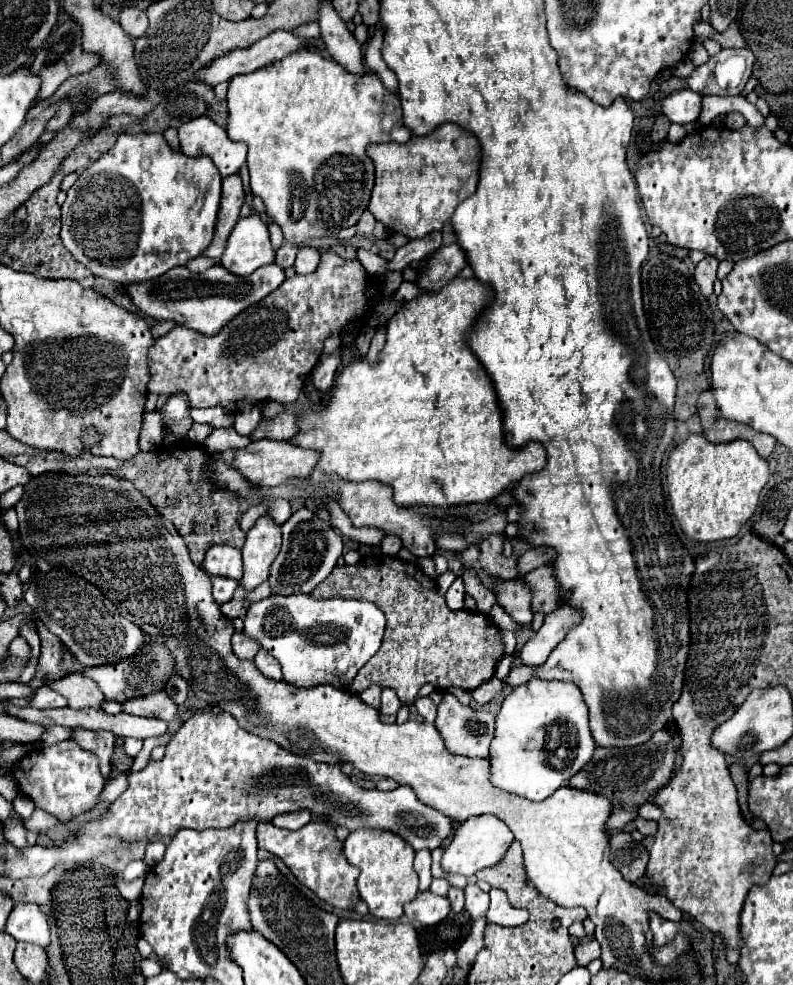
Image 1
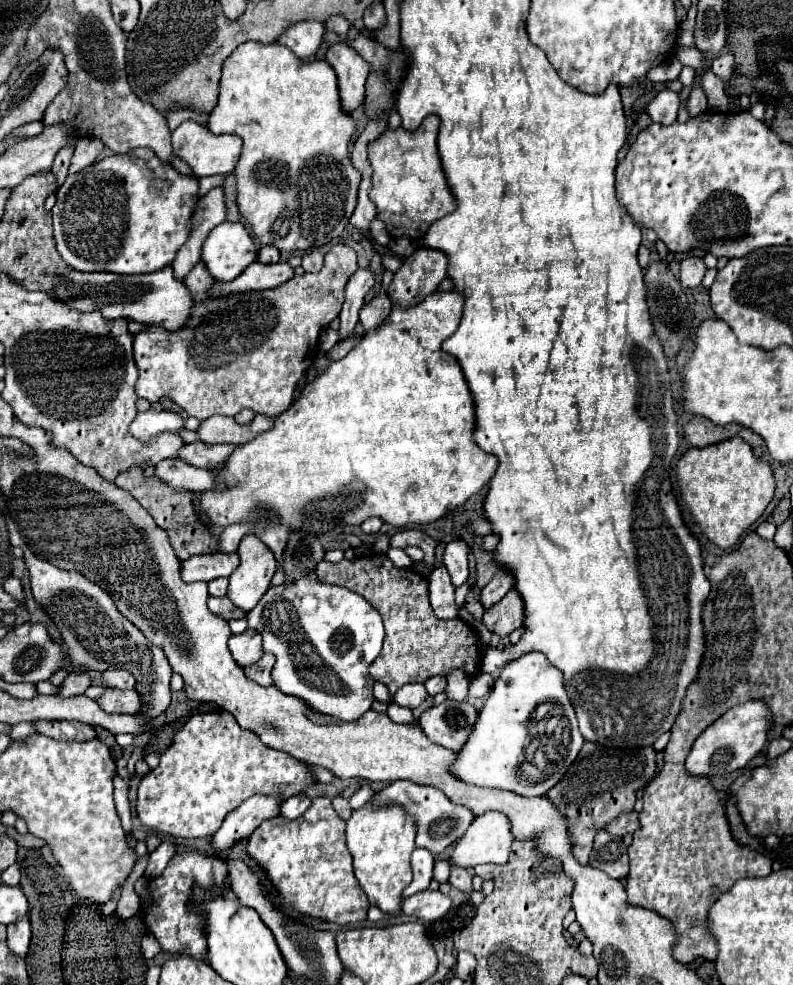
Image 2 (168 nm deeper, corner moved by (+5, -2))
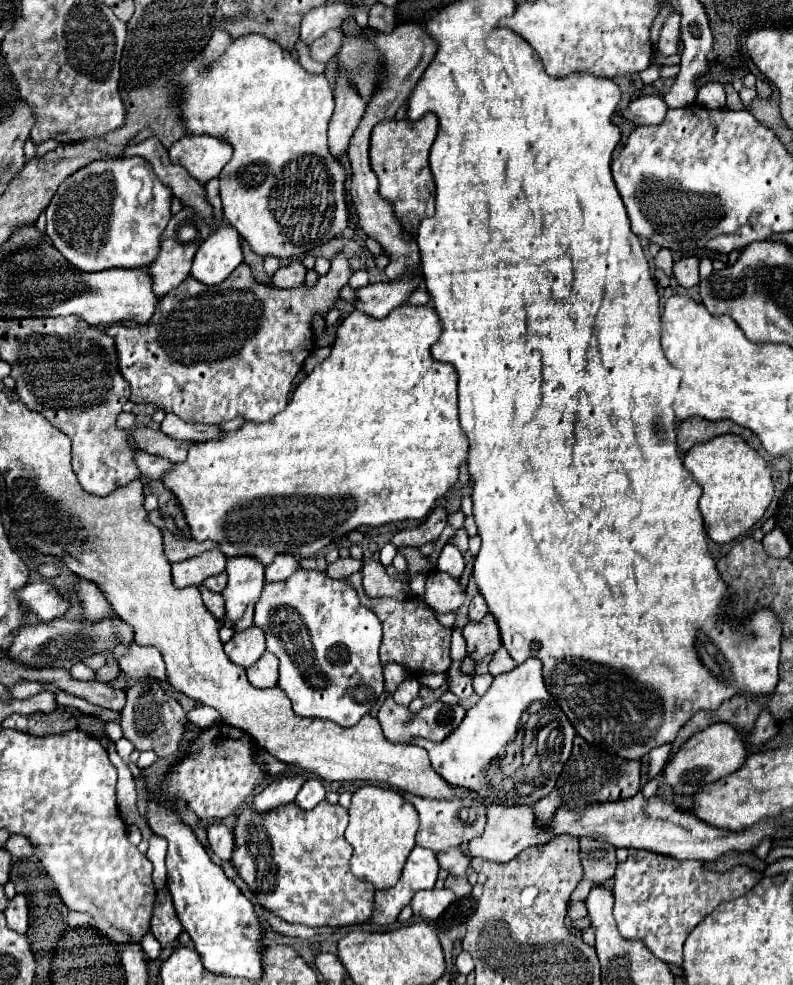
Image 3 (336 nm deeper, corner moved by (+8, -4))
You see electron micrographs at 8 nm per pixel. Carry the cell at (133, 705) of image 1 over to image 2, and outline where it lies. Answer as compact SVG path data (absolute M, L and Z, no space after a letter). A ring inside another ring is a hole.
M107 688L97 702L105 712L113 714L139 714L141 708L141 696L135 690Z

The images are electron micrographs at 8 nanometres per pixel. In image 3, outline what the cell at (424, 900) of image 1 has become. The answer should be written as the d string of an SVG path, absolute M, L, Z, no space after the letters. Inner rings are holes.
M422 890L416 892L410 906L414 910L414 916L422 918L422 920L436 920L454 900L454 892L452 890Z

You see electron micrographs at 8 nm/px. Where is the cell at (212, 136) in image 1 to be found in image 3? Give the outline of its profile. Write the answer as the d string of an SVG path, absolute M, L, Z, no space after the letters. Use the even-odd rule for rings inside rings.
M194 134L182 136L182 140L174 142L168 152L170 160L186 168L190 176L196 178L200 184L206 184L208 180L216 178L224 164L232 158L232 146L228 142L222 142L214 136Z

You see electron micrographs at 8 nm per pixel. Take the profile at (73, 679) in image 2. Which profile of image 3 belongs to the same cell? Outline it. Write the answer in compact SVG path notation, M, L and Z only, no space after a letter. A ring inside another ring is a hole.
M108 662L106 666L102 666L98 672L96 672L96 680L100 682L108 682L108 680L114 680L120 676L120 668L118 668L118 662Z

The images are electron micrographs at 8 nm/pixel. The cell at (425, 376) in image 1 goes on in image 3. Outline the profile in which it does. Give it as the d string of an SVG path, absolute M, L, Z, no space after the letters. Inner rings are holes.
M408 306L396 308L386 318L372 318L364 312L354 310L344 318L344 322L336 330L336 340L332 344L330 356L318 364L294 390L292 400L288 406L270 418L268 422L246 422L236 432L226 432L220 440L208 440L208 442L194 442L190 444L188 458L184 464L174 464L166 476L162 476L162 484L176 496L188 528L190 536L196 542L204 540L216 540L218 548L226 558L236 556L252 556L264 566L268 566L274 556L278 554L292 554L294 558L310 558L318 550L322 550L332 540L356 530L358 526L382 526L388 522L400 522L400 520L422 520L426 518L438 504L438 498L448 494L454 484L458 482L458 466L466 462L468 456L468 438L466 432L460 428L458 420L458 376L454 366L436 362L430 354L430 346L440 338L442 324L434 312L434 308L428 306Z

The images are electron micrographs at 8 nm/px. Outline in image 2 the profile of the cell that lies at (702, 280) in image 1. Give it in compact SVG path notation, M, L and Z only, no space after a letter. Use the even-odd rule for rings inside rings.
M685 258L681 262L681 274L679 274L679 280L683 286L687 288L695 288L695 286L701 286L701 280L705 276L705 262L703 258Z

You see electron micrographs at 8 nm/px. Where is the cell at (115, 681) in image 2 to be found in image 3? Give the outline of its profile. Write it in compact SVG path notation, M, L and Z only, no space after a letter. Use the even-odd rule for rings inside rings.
M130 644L128 658L122 656L118 664L122 668L122 676L128 680L142 678L142 676L154 676L164 681L168 679L162 654L152 646Z

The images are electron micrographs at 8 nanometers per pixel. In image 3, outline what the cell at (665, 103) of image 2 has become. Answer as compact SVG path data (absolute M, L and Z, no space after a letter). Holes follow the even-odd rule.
M640 96L622 108L622 116L634 126L656 126L664 120L668 106L662 96Z

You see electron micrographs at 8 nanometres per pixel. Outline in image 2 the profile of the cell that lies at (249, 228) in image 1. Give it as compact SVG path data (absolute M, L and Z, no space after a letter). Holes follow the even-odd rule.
M241 222L219 224L203 244L201 262L215 280L229 282L257 260L255 238Z

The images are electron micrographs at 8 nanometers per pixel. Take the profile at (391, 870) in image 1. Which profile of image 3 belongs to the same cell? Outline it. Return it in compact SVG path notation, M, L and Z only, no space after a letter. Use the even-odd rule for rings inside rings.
M362 786L358 792L354 792L348 812L350 822L346 828L346 840L354 848L350 860L352 874L372 882L376 890L394 886L402 874L402 866L410 850L416 844L414 836L418 830L418 812L404 798L404 792L380 786Z

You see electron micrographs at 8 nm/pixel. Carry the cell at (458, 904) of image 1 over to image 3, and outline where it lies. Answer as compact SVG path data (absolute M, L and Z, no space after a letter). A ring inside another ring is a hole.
M448 876L446 878L446 884L444 884L446 888L450 888L458 898L462 898L462 896L468 896L470 892L472 892L472 886L470 886L470 882L468 882L468 878L464 876L464 878L456 878L456 876Z

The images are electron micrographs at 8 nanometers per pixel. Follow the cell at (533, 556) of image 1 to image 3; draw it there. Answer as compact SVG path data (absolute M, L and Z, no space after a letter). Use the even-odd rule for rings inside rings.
M476 594L468 606L468 620L470 622L478 622L488 614L488 606L484 602L484 598L480 594Z

